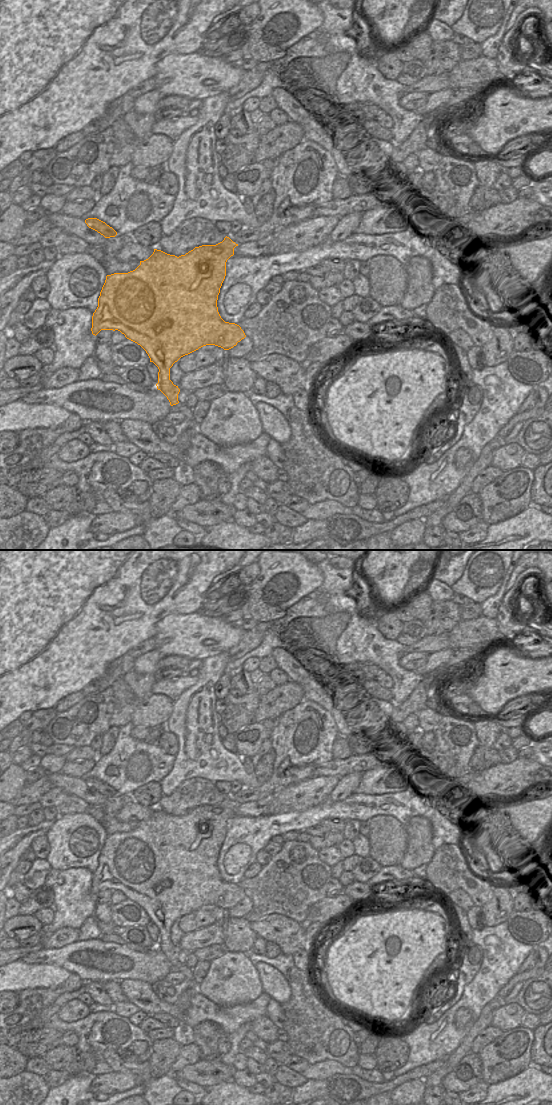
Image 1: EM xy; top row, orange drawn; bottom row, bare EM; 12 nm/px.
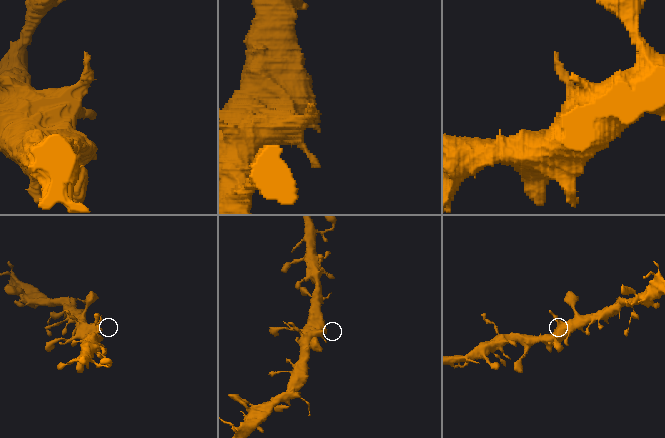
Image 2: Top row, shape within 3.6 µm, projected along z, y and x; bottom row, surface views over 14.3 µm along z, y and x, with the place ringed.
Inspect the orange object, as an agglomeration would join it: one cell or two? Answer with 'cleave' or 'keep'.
keep

